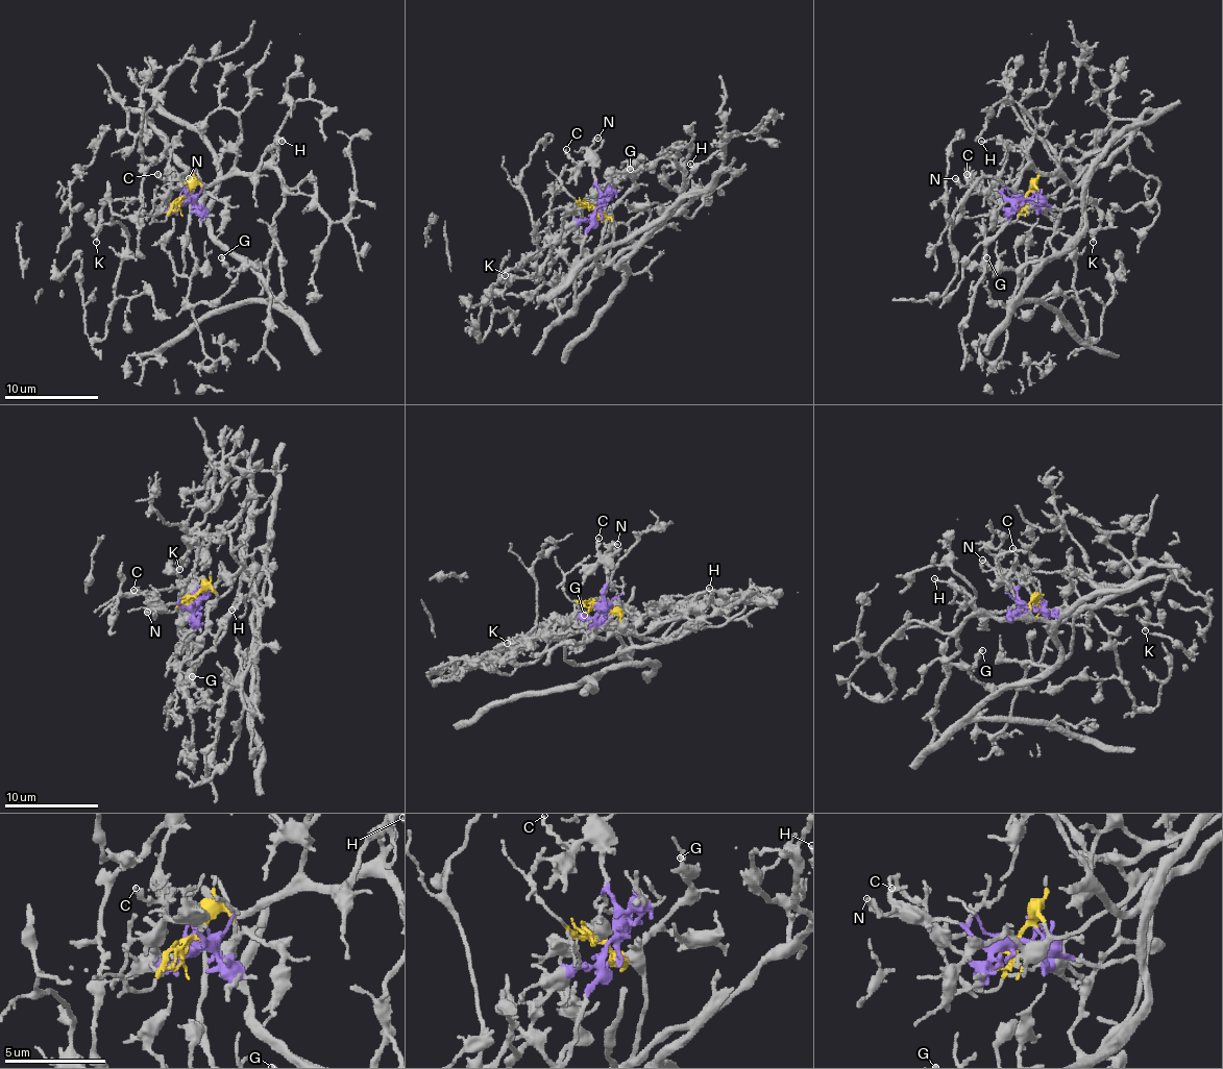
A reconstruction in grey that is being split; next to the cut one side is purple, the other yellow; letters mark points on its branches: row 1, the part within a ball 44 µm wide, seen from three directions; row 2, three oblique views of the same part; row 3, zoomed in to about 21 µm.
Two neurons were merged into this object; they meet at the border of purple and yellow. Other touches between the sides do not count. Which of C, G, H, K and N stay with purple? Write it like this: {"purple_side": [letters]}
{"purple_side": ["C", "N"]}

